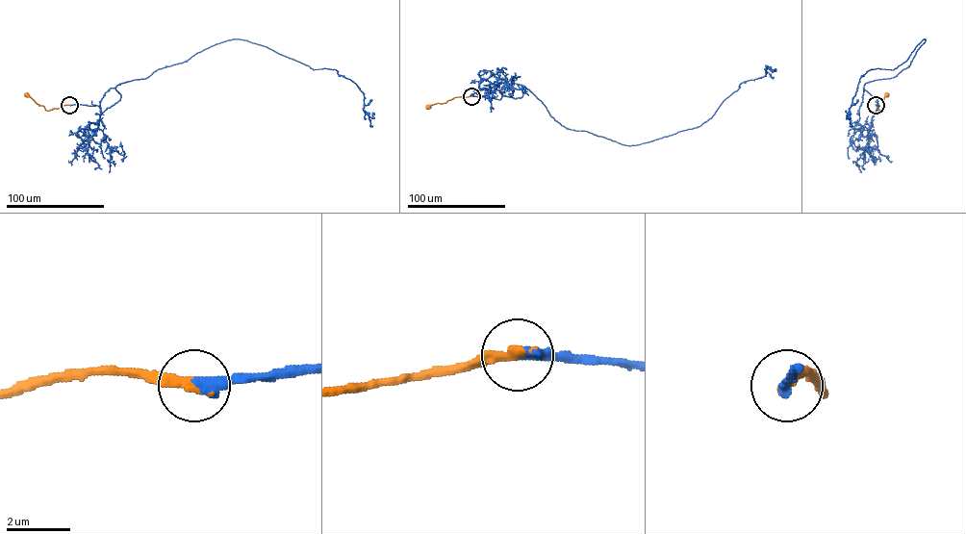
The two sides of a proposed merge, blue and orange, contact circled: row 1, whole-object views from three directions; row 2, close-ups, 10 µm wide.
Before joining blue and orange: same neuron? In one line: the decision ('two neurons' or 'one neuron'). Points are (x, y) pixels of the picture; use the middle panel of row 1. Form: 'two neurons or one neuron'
one neuron

